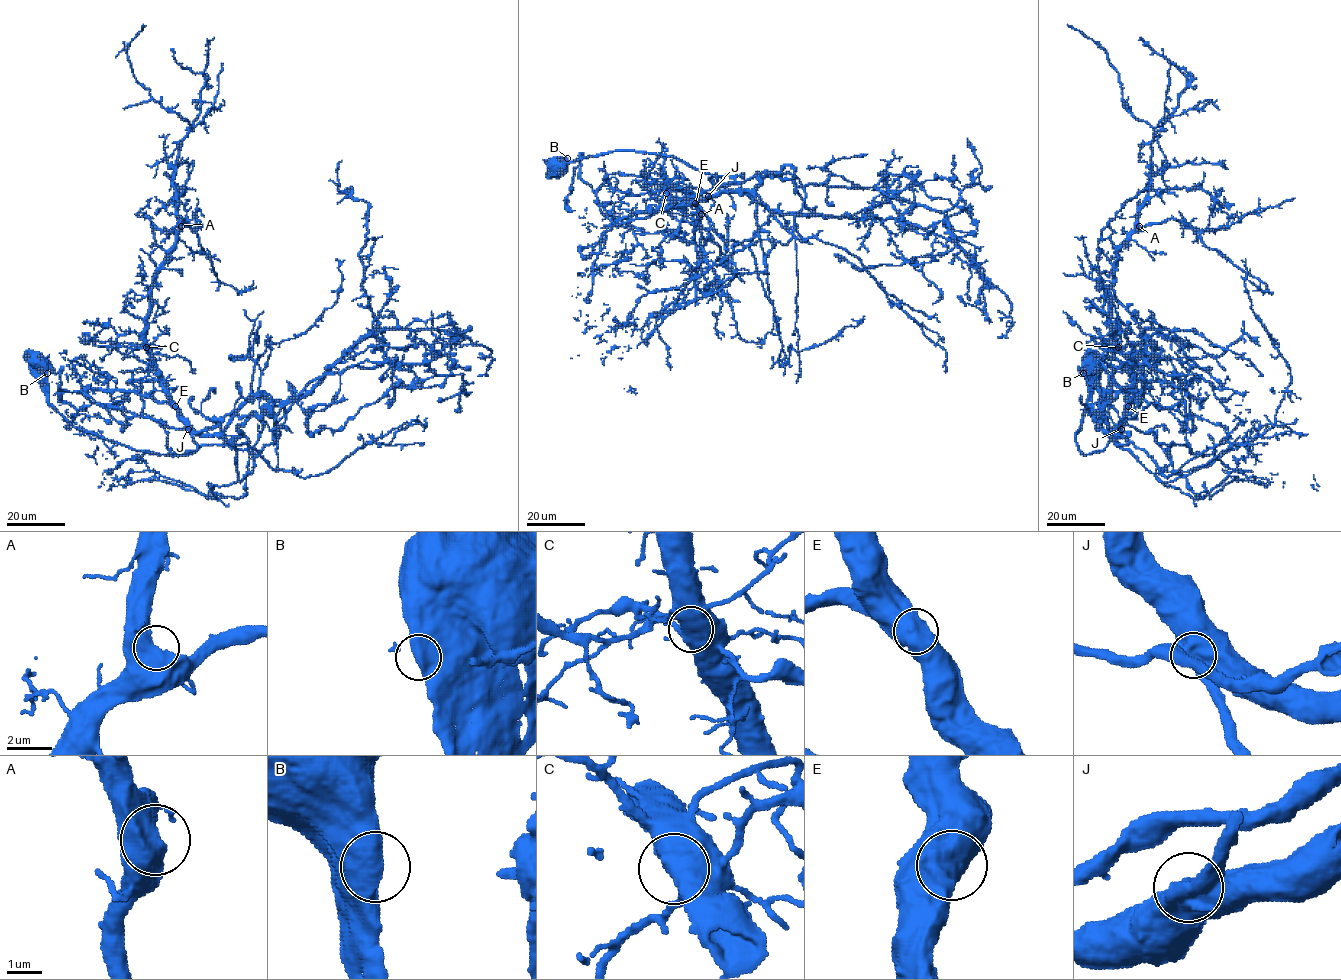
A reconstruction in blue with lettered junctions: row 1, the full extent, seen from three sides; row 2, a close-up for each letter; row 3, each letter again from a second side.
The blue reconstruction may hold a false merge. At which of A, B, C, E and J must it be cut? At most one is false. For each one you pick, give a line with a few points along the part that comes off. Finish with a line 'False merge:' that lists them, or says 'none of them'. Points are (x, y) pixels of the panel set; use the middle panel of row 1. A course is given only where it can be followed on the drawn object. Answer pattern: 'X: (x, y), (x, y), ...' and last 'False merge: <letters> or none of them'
False merge: none of them

